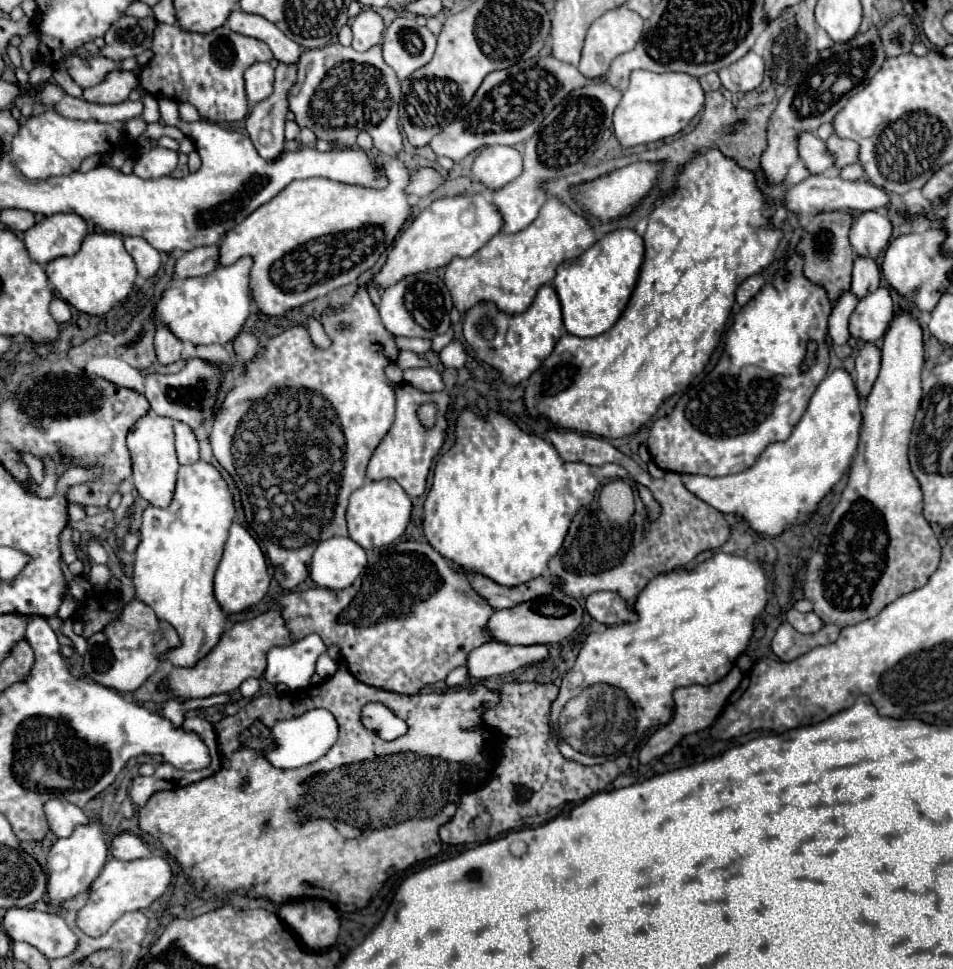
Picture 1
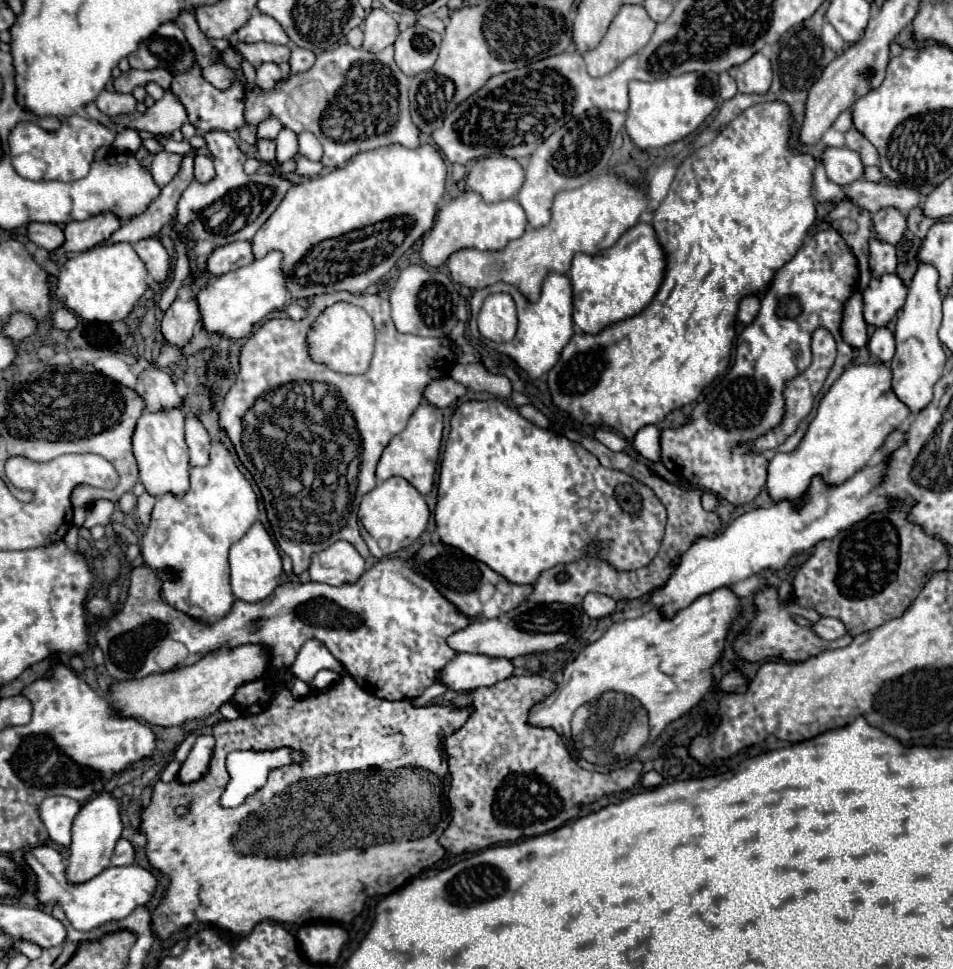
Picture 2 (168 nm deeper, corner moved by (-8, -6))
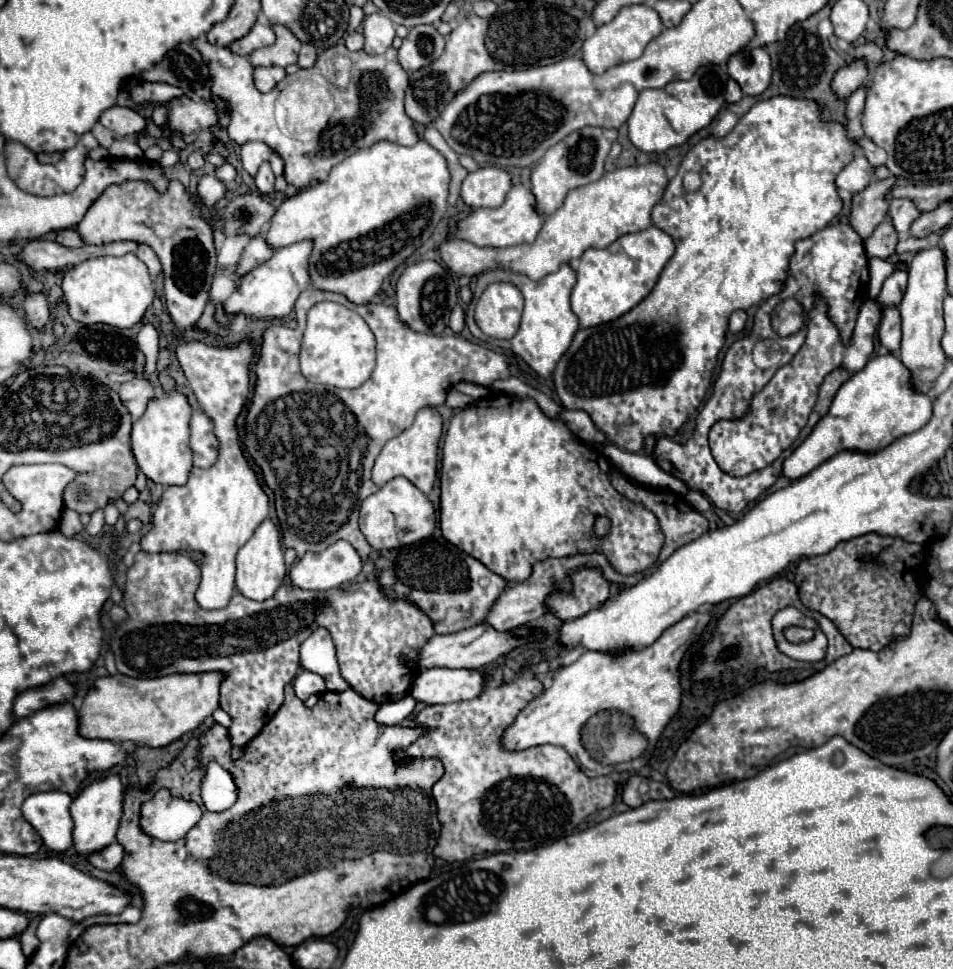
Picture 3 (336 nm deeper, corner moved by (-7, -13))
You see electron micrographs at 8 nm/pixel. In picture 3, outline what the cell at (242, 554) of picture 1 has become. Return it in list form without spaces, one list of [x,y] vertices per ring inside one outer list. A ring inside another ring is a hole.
[[[265,518],[261,522],[261,526],[255,530],[255,534],[251,536],[251,540],[237,552],[235,586],[249,600],[263,602],[263,600],[269,600],[275,594],[275,590],[283,584],[285,574],[287,574],[287,570],[285,570],[283,550],[281,550],[281,542],[279,542],[279,530],[275,528],[275,524],[269,518]]]

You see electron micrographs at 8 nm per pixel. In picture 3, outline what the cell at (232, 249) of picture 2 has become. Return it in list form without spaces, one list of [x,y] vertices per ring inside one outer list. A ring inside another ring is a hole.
[[[257,236],[257,238],[251,238],[251,242],[247,244],[245,252],[241,254],[239,262],[237,262],[237,268],[235,268],[235,274],[237,276],[243,276],[247,272],[251,272],[253,268],[261,266],[265,260],[269,260],[273,256],[273,250],[269,248],[269,244],[265,242],[263,236]]]

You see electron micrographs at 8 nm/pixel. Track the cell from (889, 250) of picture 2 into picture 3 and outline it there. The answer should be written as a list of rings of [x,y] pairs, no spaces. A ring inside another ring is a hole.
[[[885,220],[881,222],[875,232],[865,240],[865,252],[867,256],[875,258],[889,258],[895,254],[895,244],[897,244],[897,232],[893,230],[891,222]]]

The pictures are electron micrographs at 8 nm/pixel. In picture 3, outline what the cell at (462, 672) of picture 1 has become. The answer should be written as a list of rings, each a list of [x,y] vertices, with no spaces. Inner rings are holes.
[[[405,696],[397,702],[389,702],[389,704],[381,704],[381,708],[375,714],[375,720],[379,724],[399,724],[403,722],[417,706],[417,700],[413,696]]]

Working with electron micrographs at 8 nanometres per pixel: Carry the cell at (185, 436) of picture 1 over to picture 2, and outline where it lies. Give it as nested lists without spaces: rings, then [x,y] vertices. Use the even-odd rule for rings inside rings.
[[[198,417],[186,419],[186,443],[190,447],[190,465],[208,465],[210,437]]]

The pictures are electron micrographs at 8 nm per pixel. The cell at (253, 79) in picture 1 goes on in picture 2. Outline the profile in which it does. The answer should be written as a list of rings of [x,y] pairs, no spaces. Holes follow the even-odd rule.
[[[262,63],[258,69],[256,69],[256,85],[262,89],[262,91],[270,91],[274,89],[274,85],[282,79],[282,73],[280,73],[280,67],[276,63]]]

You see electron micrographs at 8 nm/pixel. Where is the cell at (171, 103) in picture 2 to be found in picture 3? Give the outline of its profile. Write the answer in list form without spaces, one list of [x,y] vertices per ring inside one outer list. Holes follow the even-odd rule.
[[[181,96],[169,102],[169,114],[163,130],[191,134],[217,124],[217,120],[219,120],[219,112],[213,102],[205,102],[205,100],[195,102],[187,96]]]

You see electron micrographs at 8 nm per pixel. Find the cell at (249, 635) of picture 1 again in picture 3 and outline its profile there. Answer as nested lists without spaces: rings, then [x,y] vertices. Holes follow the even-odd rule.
[[[199,672],[199,674],[169,674],[161,678],[129,678],[123,674],[99,678],[83,700],[79,710],[79,734],[85,738],[101,738],[113,742],[137,740],[145,746],[159,748],[179,740],[185,732],[195,730],[207,716],[219,708],[219,684],[223,684],[223,672]]]

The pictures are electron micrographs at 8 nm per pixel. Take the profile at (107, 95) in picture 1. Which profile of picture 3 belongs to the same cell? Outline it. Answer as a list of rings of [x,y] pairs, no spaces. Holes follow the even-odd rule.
[[[111,106],[107,112],[103,112],[101,124],[107,130],[117,132],[117,136],[131,136],[135,132],[143,132],[145,118],[139,112],[135,112],[133,108]]]

